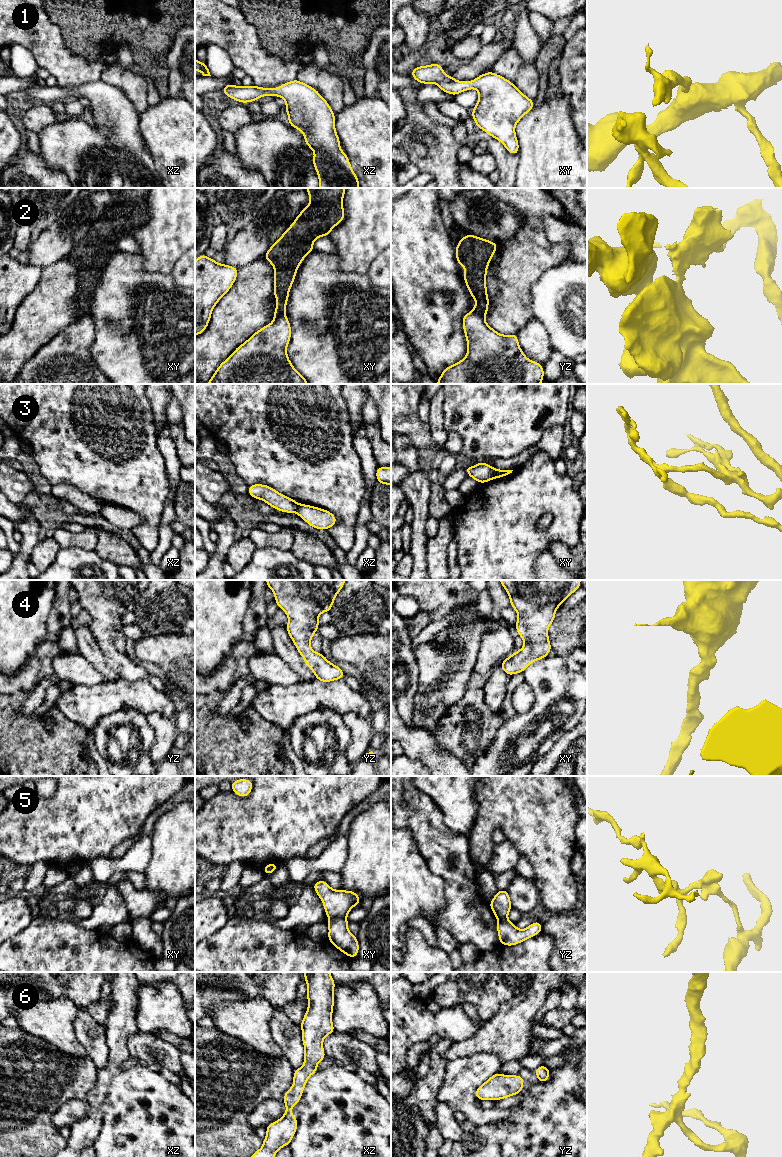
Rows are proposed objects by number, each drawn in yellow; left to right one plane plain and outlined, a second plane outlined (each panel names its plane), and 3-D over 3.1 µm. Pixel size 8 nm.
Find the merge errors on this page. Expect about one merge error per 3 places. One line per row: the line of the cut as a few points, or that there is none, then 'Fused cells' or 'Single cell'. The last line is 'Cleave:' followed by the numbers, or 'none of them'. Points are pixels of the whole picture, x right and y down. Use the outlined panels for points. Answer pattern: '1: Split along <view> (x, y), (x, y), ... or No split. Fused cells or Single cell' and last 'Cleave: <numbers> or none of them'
1: No split. Single cell
2: Split along yz (472, 310), (484, 316). Fused cells
3: Split along xy (494, 469), (495, 477). Fused cells
4: No split. Single cell
5: Split along xy (345, 917), (332, 917), (330, 919). Fused cells
6: No split. Single cell
Cleave: 2, 3, 5

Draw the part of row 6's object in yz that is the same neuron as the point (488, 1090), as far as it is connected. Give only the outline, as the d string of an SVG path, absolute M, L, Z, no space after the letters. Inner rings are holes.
M495 1073L475 1091L478 1100L502 1100L523 1091L525 1080L519 1075Z

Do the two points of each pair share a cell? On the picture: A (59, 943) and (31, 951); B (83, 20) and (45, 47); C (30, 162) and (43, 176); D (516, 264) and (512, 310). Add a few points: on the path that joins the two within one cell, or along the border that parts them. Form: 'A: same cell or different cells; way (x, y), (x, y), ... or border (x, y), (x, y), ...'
A: same cell; way (52, 950), (38, 951)
B: different cells; border (48, 16), (58, 26), (63, 43), (76, 54)
C: same cell; way (32, 165), (40, 173)
D: same cell; way (516, 275), (513, 299)

